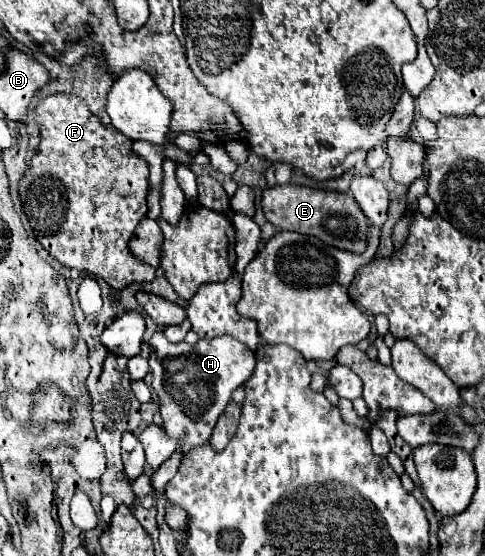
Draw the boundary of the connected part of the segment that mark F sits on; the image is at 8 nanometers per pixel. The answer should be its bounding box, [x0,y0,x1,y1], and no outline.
[19,96,155,290]

